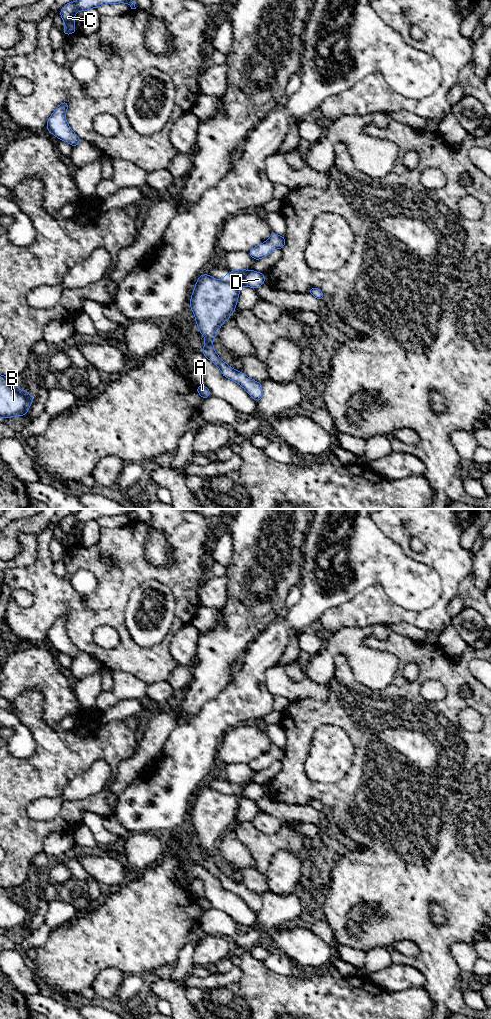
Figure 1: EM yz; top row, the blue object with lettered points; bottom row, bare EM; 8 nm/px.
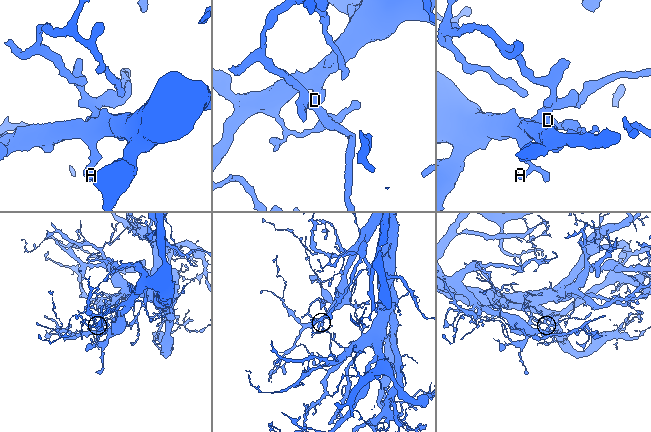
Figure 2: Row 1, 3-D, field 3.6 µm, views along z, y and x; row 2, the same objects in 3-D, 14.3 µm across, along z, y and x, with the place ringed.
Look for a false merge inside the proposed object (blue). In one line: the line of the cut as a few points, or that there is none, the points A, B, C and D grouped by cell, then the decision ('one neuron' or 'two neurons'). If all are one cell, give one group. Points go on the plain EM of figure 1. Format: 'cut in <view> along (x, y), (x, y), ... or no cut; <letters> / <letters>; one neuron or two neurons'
cut in yz along (250, 783), (238, 794), (222, 793); A B D / C; two neurons

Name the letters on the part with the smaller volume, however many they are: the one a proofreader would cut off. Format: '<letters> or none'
C

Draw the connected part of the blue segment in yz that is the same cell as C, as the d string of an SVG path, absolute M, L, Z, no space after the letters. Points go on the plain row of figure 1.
M80 509L77 514L70 513L60 522L60 528L66 537L62 545L70 547L77 544L74 537L74 529L78 522L86 524L91 520L117 515L128 515L131 521L136 521L135 514L130 509Z

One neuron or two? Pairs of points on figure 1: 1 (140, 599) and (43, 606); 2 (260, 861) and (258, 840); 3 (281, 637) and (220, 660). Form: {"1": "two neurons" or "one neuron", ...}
{"1": "two neurons", "2": "one neuron", "3": "two neurons"}

